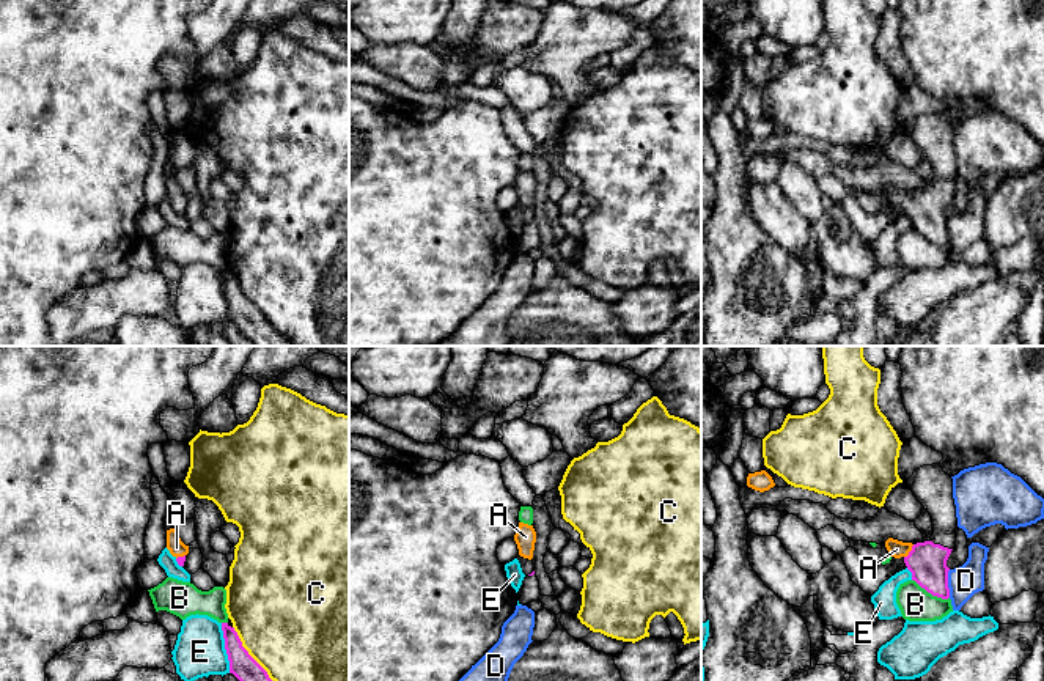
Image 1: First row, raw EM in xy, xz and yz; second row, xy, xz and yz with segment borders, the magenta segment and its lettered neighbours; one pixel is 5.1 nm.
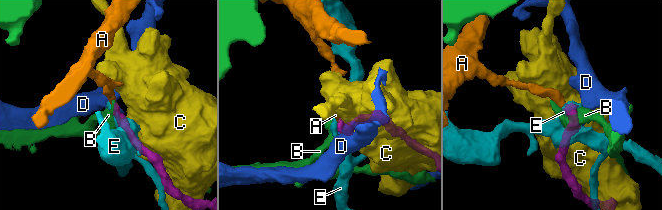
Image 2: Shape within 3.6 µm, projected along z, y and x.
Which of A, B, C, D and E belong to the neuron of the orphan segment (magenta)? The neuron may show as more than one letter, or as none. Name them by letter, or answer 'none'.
A

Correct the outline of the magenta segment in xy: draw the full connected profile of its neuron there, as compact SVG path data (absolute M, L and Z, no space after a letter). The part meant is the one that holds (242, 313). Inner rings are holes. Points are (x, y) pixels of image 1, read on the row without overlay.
M222 271L222 278L230 308L230 321L233 321L255 346L294 346L280 337L275 329L269 326L267 319L248 302L234 275Z

